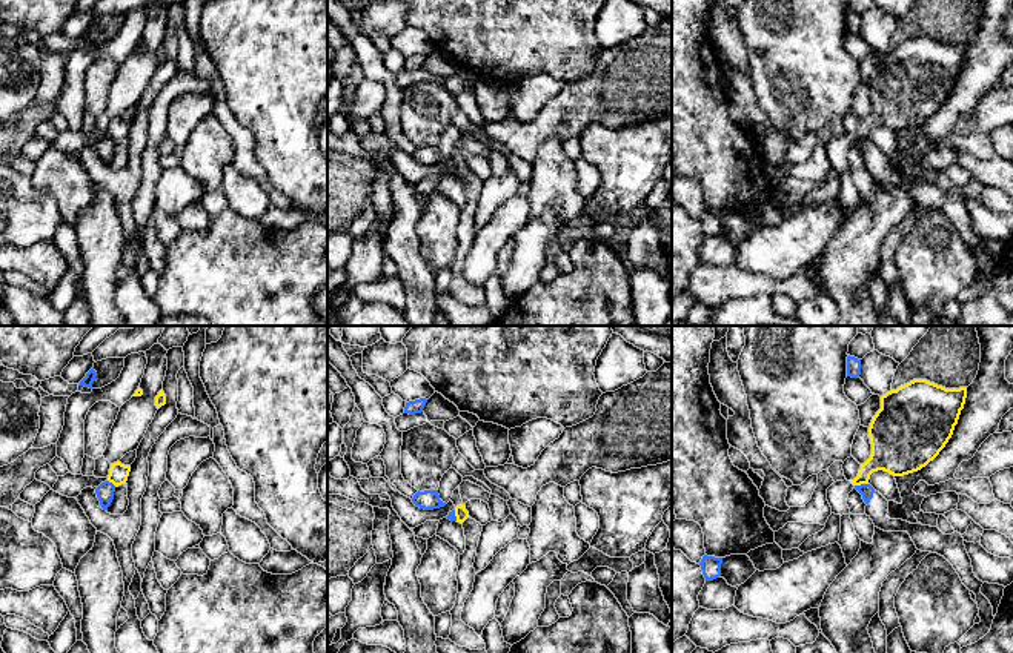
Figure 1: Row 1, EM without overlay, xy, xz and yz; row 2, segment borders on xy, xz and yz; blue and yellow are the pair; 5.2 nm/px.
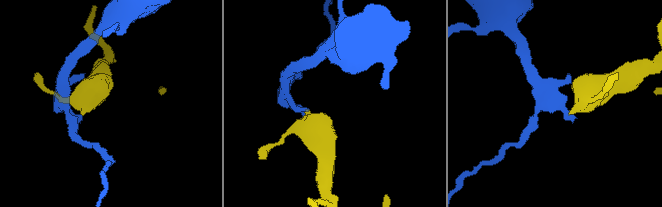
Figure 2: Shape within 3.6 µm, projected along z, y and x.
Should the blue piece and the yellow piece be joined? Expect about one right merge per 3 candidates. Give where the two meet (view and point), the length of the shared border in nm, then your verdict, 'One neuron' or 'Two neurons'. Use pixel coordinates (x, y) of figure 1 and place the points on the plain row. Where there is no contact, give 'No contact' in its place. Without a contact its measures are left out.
Touches blue at yz (861, 140). Shared border 70 nm. Two neurons

